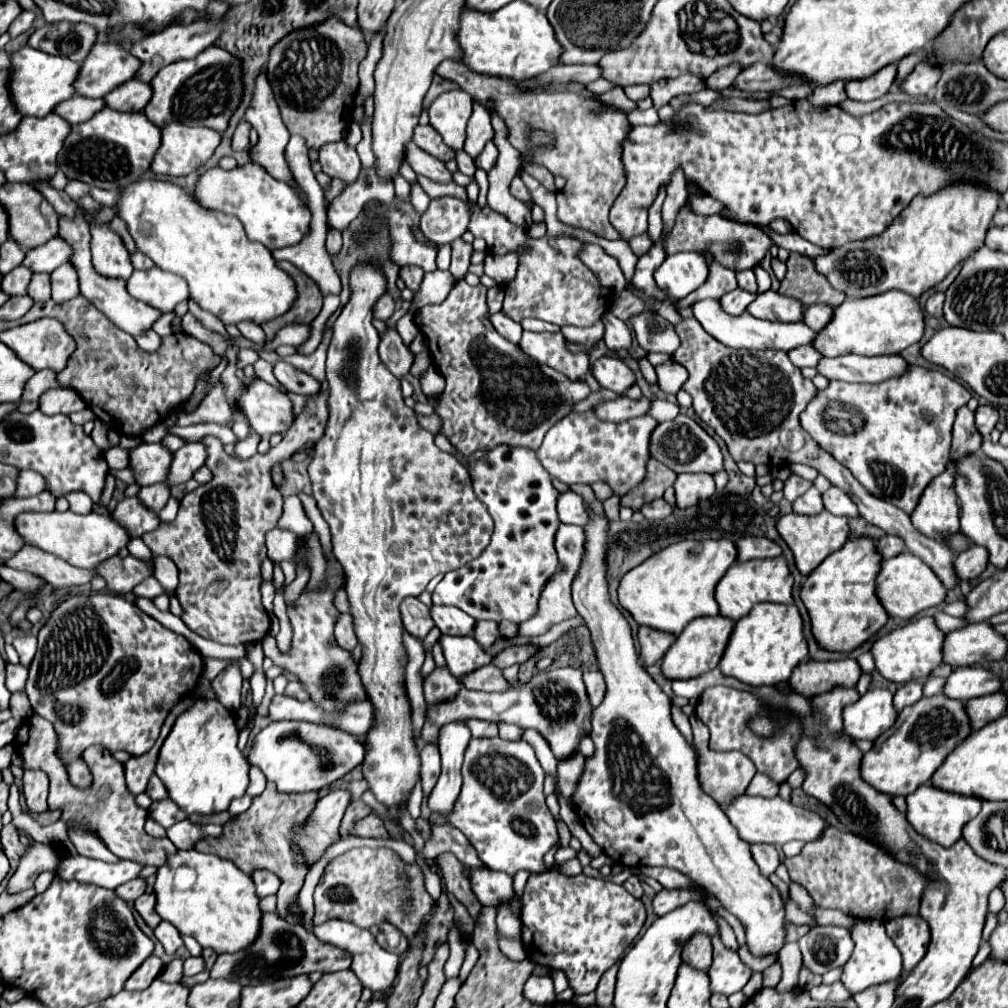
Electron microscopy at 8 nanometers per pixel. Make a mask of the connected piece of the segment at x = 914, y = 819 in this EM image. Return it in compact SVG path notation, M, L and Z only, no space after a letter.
M923 783L915 793L907 795L907 821L919 835L925 835L941 847L951 847L957 843L963 837L963 827L973 819L973 815L979 813L979 809L981 801L975 797L963 797L957 793L951 795L947 791L931 787L931 783Z

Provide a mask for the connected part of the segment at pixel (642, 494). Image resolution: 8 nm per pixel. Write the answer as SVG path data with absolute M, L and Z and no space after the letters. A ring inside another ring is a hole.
M649 459L647 463L647 477L643 481L643 485L639 485L639 489L635 489L633 493L627 493L621 497L621 505L629 507L633 511L639 511L645 503L653 501L653 499L661 499L665 489L671 487L675 483L677 475L663 465L661 461Z

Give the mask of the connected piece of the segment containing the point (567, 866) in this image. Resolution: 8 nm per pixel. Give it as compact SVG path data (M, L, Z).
M577 857L571 859L569 863L561 863L561 865L557 865L555 869L557 869L559 873L563 873L563 875L579 875L579 873L583 871L583 867L581 867L581 863L579 863Z

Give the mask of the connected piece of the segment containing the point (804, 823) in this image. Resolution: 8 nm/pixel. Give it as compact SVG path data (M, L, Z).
M739 795L727 809L727 817L733 827L739 831L739 837L747 843L769 843L769 845L785 845L789 841L819 841L829 827L825 819L817 813L807 811L803 807L793 805L791 801L783 801L781 797L747 797Z

